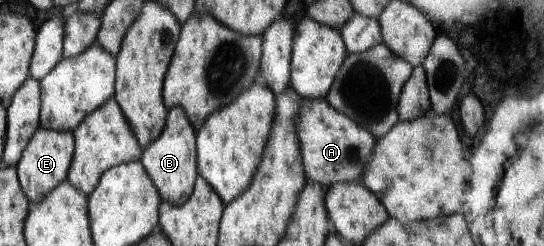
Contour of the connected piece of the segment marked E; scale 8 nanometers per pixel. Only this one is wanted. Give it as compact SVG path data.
M40 127L40 136L32 140L32 148L24 152L24 160L16 164L18 170L19 184L27 196L31 206L34 206L44 199L44 196L55 191L61 183L67 181L70 164L74 162L75 137L73 132L58 132Z

